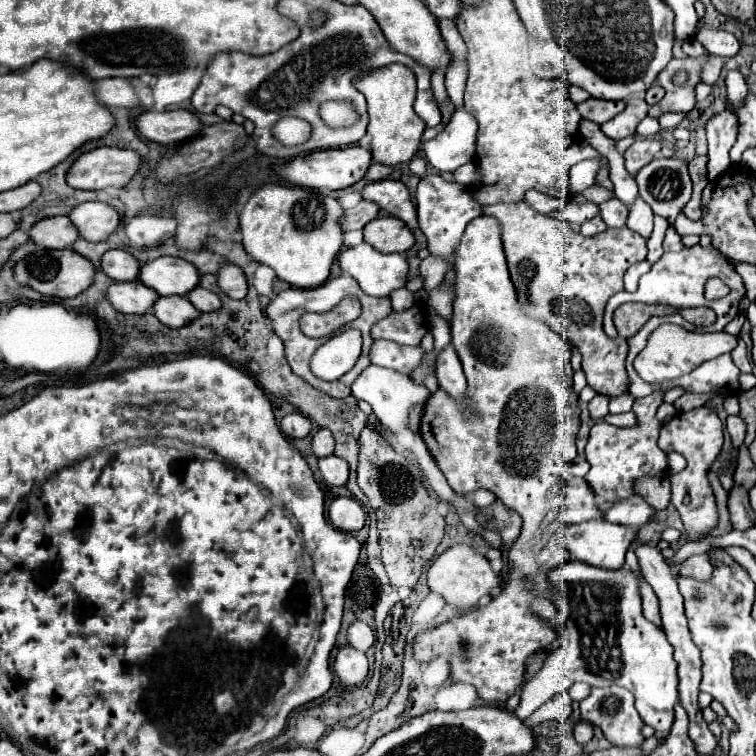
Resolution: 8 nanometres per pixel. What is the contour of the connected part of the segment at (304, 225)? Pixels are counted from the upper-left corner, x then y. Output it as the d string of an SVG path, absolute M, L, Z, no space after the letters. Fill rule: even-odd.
M263 184L253 192L249 202L243 206L239 220L241 220L241 234L245 250L261 264L267 264L275 270L277 278L289 282L297 288L315 288L329 278L331 264L335 256L343 248L343 230L339 228L339 218L343 214L341 204L331 198L323 196L317 190L307 192L299 186L285 186L285 184Z

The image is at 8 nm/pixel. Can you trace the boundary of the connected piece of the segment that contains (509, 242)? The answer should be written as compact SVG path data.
M525 200L485 206L483 214L497 218L501 224L505 260L525 312L545 320L569 344L579 348L587 384L595 388L597 394L619 396L627 392L627 341L621 337L605 336L601 312L605 310L607 300L615 292L623 290L623 274L627 268L645 260L645 238L629 228L607 228L595 236L581 236L579 232L573 232L561 218L535 212Z

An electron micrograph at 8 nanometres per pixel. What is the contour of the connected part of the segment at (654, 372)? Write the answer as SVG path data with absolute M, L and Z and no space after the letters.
M661 324L653 332L653 336L649 336L645 350L641 350L641 354L635 358L633 366L645 382L663 382L663 380L673 380L683 374L689 374L705 360L727 354L735 346L737 346L737 336L731 336L727 332L713 332L713 334L689 332L689 330L675 326L675 324Z

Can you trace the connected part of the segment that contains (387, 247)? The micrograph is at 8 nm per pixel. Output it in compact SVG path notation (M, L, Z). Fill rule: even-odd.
M383 216L371 220L363 228L365 242L369 242L373 248L377 248L383 254L389 252L407 252L413 244L413 232L407 228L407 224L393 216Z

